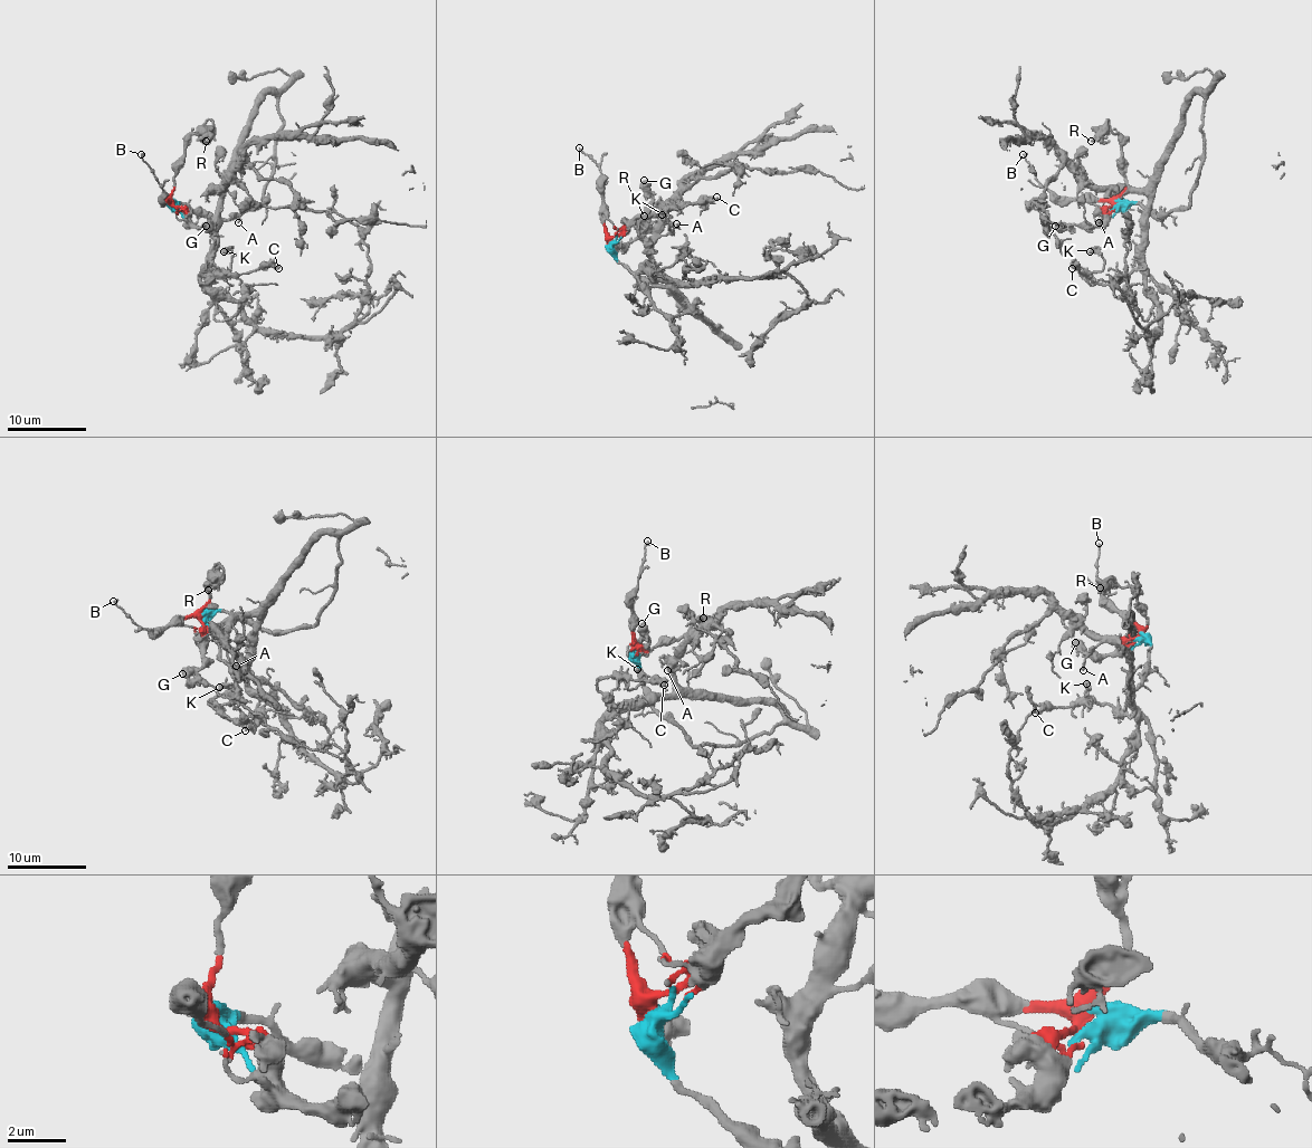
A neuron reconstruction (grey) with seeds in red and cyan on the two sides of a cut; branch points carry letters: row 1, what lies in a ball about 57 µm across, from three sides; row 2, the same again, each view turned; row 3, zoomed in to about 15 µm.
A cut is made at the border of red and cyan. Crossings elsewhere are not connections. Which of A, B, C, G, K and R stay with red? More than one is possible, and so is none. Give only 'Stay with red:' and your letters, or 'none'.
Stay with red: B, G, R

